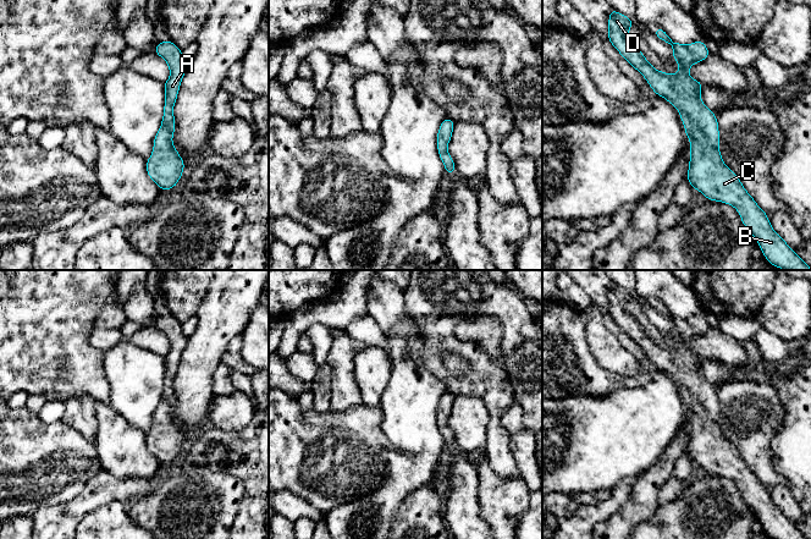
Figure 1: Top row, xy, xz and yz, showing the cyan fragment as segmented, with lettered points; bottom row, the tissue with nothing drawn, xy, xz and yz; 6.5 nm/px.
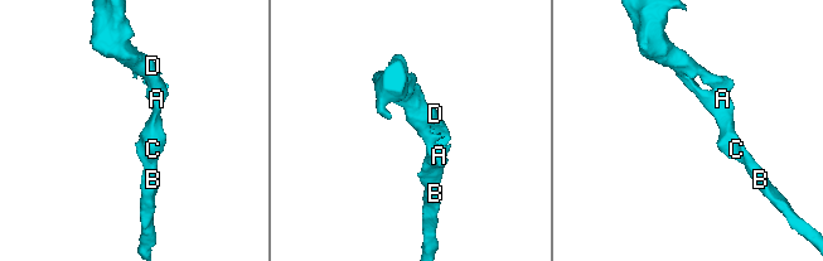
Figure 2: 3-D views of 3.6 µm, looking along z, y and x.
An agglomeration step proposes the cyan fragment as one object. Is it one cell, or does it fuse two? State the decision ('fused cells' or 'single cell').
single cell

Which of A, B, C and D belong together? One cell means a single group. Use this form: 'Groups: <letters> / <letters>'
Groups: A B C D

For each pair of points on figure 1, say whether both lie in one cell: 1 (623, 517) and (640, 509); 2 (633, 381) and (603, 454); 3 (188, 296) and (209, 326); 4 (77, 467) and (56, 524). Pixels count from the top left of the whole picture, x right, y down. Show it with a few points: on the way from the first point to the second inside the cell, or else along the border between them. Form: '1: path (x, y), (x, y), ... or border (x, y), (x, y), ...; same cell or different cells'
1: path (627, 517), (636, 510); same cell
2: border (652, 369), (643, 385), (622, 386), (603, 396); different cells
3: border (210, 282), (196, 315); different cells
4: border (86, 484), (69, 501), (40, 509); different cells

